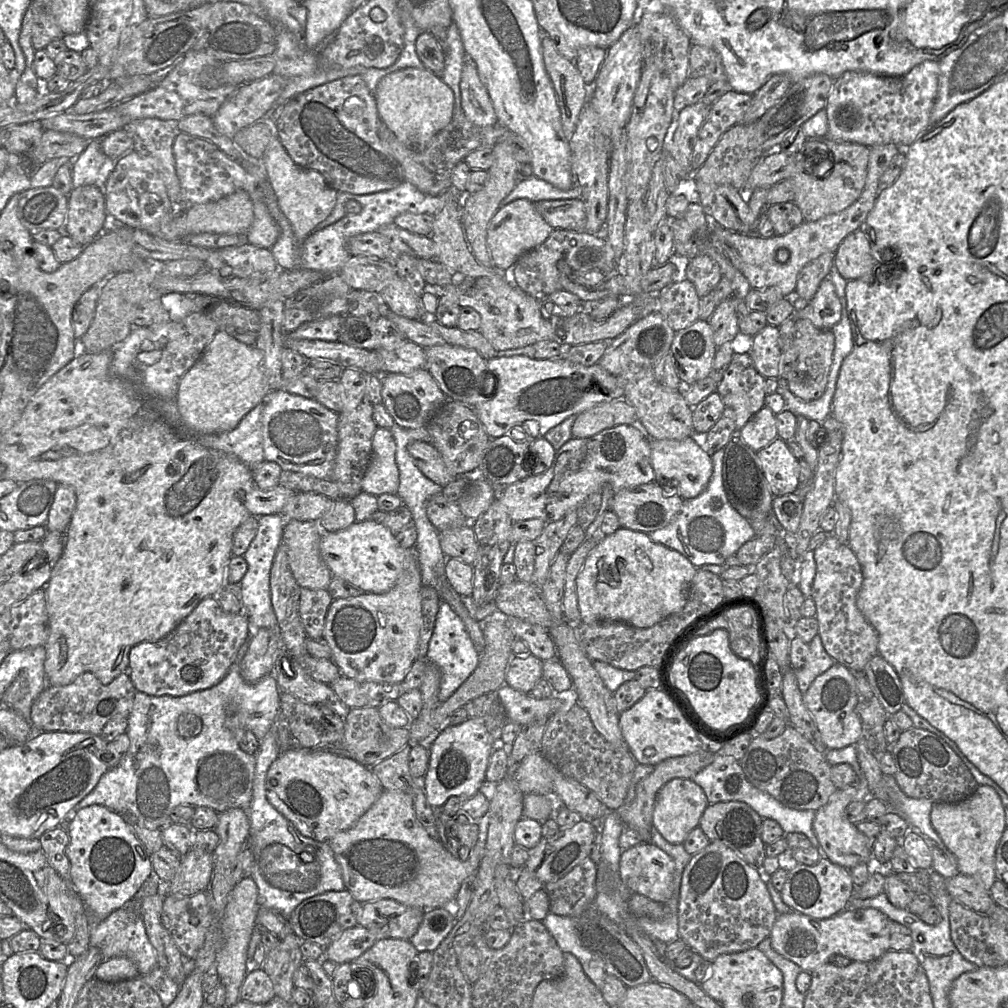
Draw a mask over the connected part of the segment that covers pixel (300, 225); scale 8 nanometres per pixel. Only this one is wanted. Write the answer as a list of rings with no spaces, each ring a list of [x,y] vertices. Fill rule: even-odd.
[[[277,136],[272,138],[263,162],[279,207],[291,224],[298,244],[301,244],[333,211],[337,191],[327,184],[319,172],[296,165]]]

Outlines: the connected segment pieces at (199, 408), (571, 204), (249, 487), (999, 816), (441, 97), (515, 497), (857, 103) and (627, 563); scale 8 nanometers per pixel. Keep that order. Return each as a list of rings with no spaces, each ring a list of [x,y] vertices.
[[[218,331],[205,348],[199,360],[181,378],[176,396],[176,406],[183,425],[197,433],[217,434],[236,428],[244,416],[270,393],[263,367],[263,353],[255,345],[238,341],[225,331]]]
[[[581,199],[541,200],[534,206],[553,229],[585,231],[586,213]]]
[[[253,477],[246,482],[238,497],[253,516],[282,514],[284,506],[297,492],[277,485],[269,490],[261,490],[255,484]]]
[[[978,785],[975,792],[958,803],[937,802],[930,813],[933,828],[957,859],[959,873],[975,878],[989,892],[994,882],[995,853],[1007,825],[1003,804],[990,786]]]
[[[404,68],[384,76],[374,97],[381,121],[400,142],[415,151],[422,151],[452,119],[453,91],[427,68]]]
[[[616,425],[599,433],[586,437],[572,437],[555,452],[551,467],[539,475],[528,475],[523,480],[505,486],[497,494],[497,500],[505,507],[512,521],[539,519],[543,522],[556,522],[571,510],[577,509],[584,500],[604,483],[609,483],[614,492],[622,489],[647,484],[655,480],[651,465],[650,438],[639,427]]]
[[[924,61],[903,76],[882,76],[847,71],[834,78],[825,107],[827,136],[844,142],[854,142],[869,148],[895,144],[910,146],[930,125],[930,114],[938,91],[940,67],[938,61]]]
[[[620,527],[614,533],[601,537],[597,546],[586,557],[576,578],[580,621],[587,624],[621,621],[637,628],[652,627],[684,608],[697,569],[681,553],[653,542],[647,533]]]

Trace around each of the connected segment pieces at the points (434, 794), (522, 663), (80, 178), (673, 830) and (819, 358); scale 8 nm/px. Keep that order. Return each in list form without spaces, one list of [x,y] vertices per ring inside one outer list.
[[[469,718],[459,725],[443,726],[428,746],[428,769],[421,780],[428,804],[440,810],[451,797],[470,797],[477,793],[485,783],[493,751],[491,735],[480,720]]]
[[[512,656],[506,670],[504,684],[529,694],[542,678],[542,662],[536,656]]]
[[[102,138],[88,141],[84,150],[74,158],[71,164],[73,188],[93,185],[98,180],[98,174],[108,158],[102,151]]]
[[[672,779],[659,790],[656,796],[653,825],[668,842],[683,844],[688,834],[699,826],[701,816],[708,805],[709,802],[703,789],[692,779]]]
[[[799,318],[794,327],[794,342],[797,348],[797,359],[785,380],[796,397],[804,401],[816,400],[826,389],[835,347],[834,334],[831,329],[819,329],[809,320]]]

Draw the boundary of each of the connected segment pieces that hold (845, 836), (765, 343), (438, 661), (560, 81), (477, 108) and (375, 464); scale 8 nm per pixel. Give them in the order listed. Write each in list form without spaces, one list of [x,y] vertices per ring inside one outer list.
[[[851,785],[843,789],[837,789],[828,802],[816,811],[813,821],[813,831],[820,843],[820,850],[831,862],[851,869],[860,863],[870,863],[872,851],[868,847],[866,837],[857,830],[846,816],[846,808],[857,798],[867,799],[869,795],[864,792],[861,785]]]
[[[767,324],[753,338],[744,340],[745,351],[751,356],[756,370],[765,378],[780,377],[780,331]]]
[[[443,600],[440,601],[425,660],[426,662],[435,664],[441,671],[440,702],[445,701],[453,695],[459,686],[476,669],[479,662],[479,653],[463,621],[454,612],[451,606]]]
[[[544,31],[541,33],[541,50],[545,69],[555,90],[562,129],[570,139],[588,100],[587,83],[575,63],[558,51],[554,41]]]
[[[466,56],[460,81],[461,108],[466,118],[476,126],[493,126],[497,116],[488,94],[481,81],[475,63]]]
[[[377,427],[372,439],[370,462],[361,482],[362,492],[375,496],[397,493],[399,470],[395,453],[396,445],[391,430]]]

